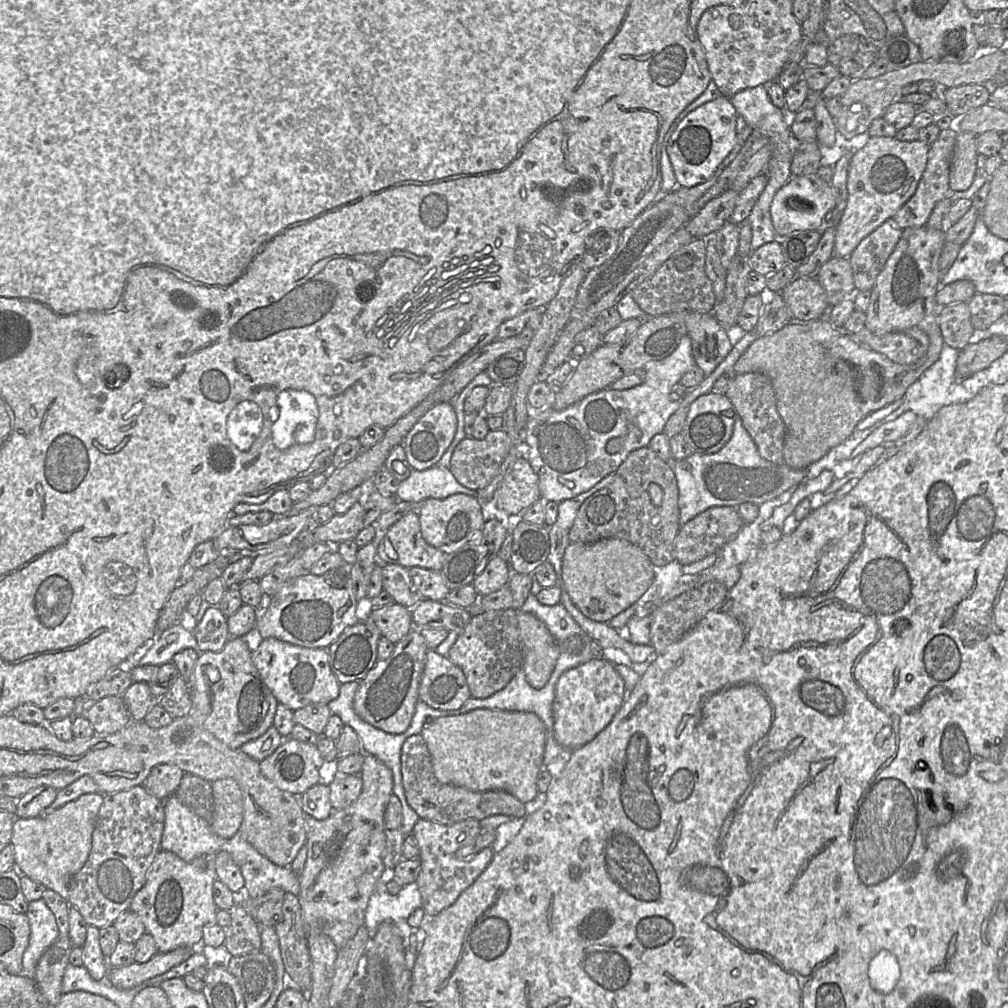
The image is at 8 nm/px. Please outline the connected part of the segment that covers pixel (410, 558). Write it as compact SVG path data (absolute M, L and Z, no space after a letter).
M417 506L385 531L378 544L377 558L383 564L440 571L445 553L422 537Z

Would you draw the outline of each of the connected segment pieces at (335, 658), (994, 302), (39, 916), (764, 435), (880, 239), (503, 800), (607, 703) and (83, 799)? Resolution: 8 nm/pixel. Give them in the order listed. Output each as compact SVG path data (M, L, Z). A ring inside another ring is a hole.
M369 618L346 628L327 648L329 664L340 684L361 681L375 665L381 634Z
M976 293L969 300L968 307L973 328L984 330L1005 316L1006 299L999 295Z
M43 898L29 902L25 914L29 920L30 939L23 954L21 975L33 978L39 959L59 937L59 929Z
M758 372L735 375L725 396L734 406L744 428L757 446L760 456L776 465L783 464L786 426L777 410L776 395L771 380Z
M893 219L885 221L855 248L848 260L856 291L871 291L877 276L894 251L903 230Z
M421 734L409 736L404 741L400 758L402 783L407 802L422 819L451 825L470 818L480 821L492 815L526 817L524 804L509 792L503 790L477 792L440 782L434 774L431 756Z
M593 658L564 672L555 690L553 702L554 735L564 750L576 748L594 739L613 719L626 698L622 676L604 658Z
M88 793L64 804L45 818L16 818L10 844L14 848L15 867L19 873L67 900L69 882L84 866L91 851L92 834L103 798L101 793Z

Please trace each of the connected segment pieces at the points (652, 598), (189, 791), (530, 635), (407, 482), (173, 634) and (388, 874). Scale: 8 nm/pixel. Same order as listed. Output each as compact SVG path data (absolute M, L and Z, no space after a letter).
M673 560L665 566L654 565L654 579L649 589L640 597L637 604L644 606L646 602L654 606L667 602L680 595L680 589L674 588L676 584L686 580L678 561Z
M184 774L174 795L197 816L211 822L214 801L210 782L193 774Z
M517 610L523 650L523 670L530 686L543 688L549 681L561 651L580 651L578 638L569 638L561 648L545 626L531 613Z
M434 466L424 471L412 469L409 477L400 482L395 498L419 505L429 498L445 499L454 494L476 497L477 491L461 485L450 469Z
M181 624L173 625L162 633L157 634L156 638L153 640L152 646L139 661L139 665L151 664L161 666L163 664L170 663L172 662L173 656L184 649L198 650L203 653L199 649L193 632L186 630Z
M385 869L376 884L365 911L365 926L370 932L370 940L378 926L386 921L394 921L401 929L405 941L411 933L406 920L417 908L422 907L421 894L415 882L402 885L397 895L391 895L387 891L387 883L392 880L393 869Z

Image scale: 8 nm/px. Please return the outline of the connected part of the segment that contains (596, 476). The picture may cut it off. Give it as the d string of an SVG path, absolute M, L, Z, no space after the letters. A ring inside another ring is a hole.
M754 331L739 333L739 340L732 346L725 359L709 376L705 376L702 383L693 389L689 389L679 401L671 401L670 392L673 386L680 381L681 377L696 366L692 355L691 340L687 335L681 339L675 351L668 357L660 361L648 362L644 365L645 380L640 385L624 390L605 388L586 396L581 401L561 411L557 411L550 406L541 410L532 410L526 425L525 443L529 446L527 460L538 476L541 498L544 501L557 503L574 498L592 488L607 475L615 473L632 451L648 447L651 438L664 431L665 424L670 416L681 406L689 407L696 398L710 393L716 380L725 371L733 369L740 356L758 337ZM616 437L623 439L622 449L614 454L610 454L606 450L606 445L610 439Z

